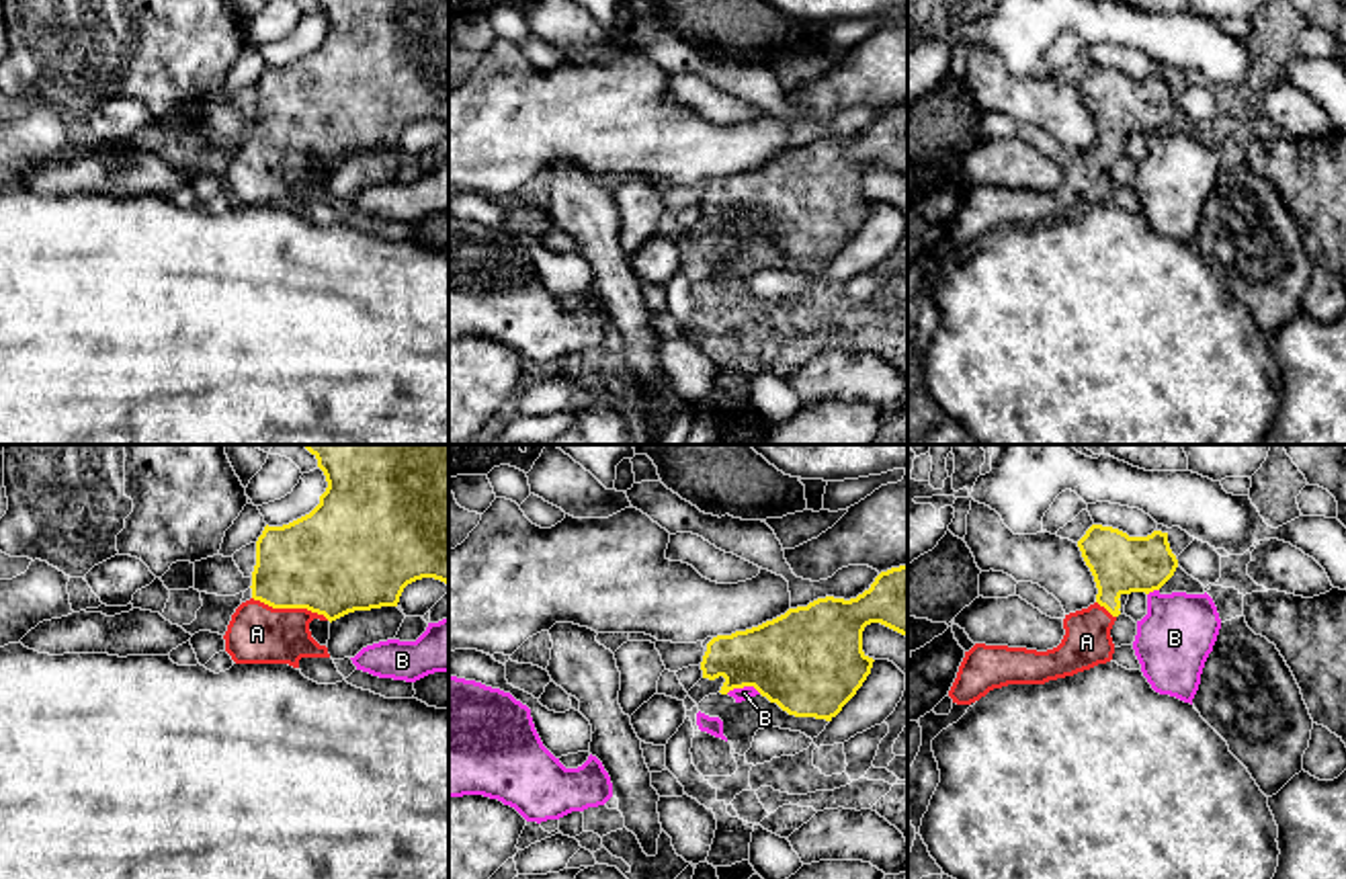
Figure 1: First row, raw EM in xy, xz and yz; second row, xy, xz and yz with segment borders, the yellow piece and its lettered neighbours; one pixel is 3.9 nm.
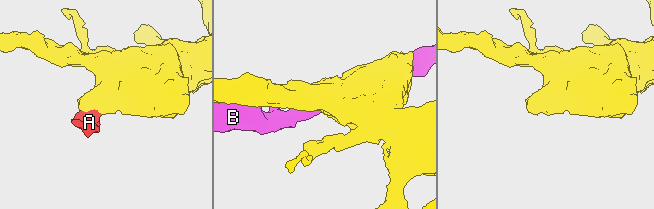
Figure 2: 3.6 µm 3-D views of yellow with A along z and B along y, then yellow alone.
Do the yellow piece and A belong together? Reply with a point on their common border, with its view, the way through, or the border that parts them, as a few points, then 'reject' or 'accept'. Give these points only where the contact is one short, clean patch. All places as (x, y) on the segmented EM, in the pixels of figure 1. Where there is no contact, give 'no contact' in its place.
contact xy (291, 607); way xy (334, 560), (291, 607), (257, 634); accept

